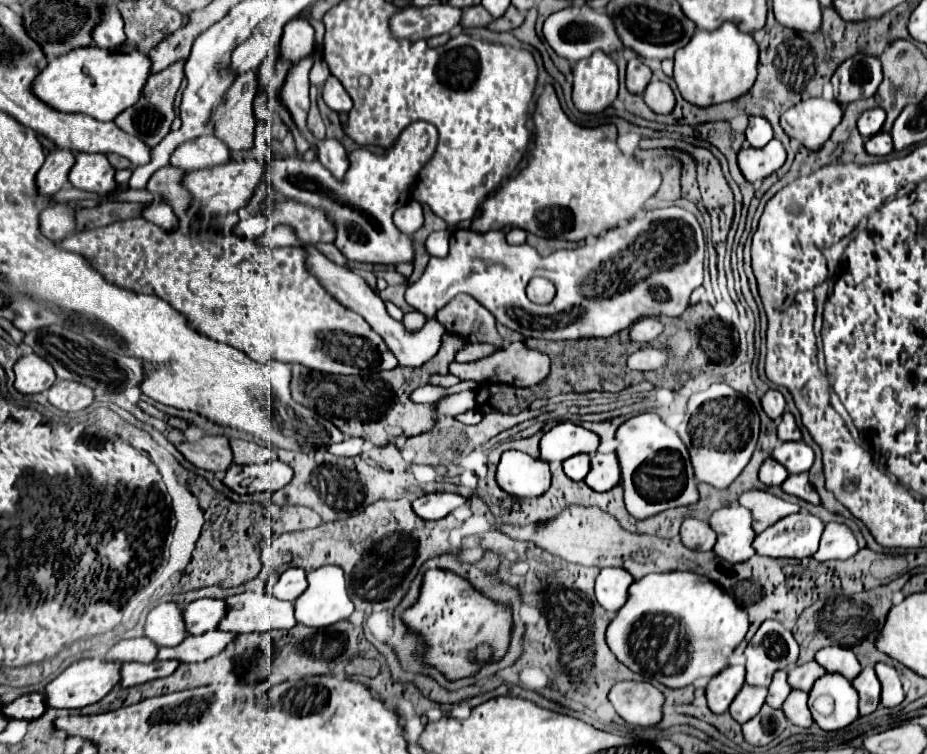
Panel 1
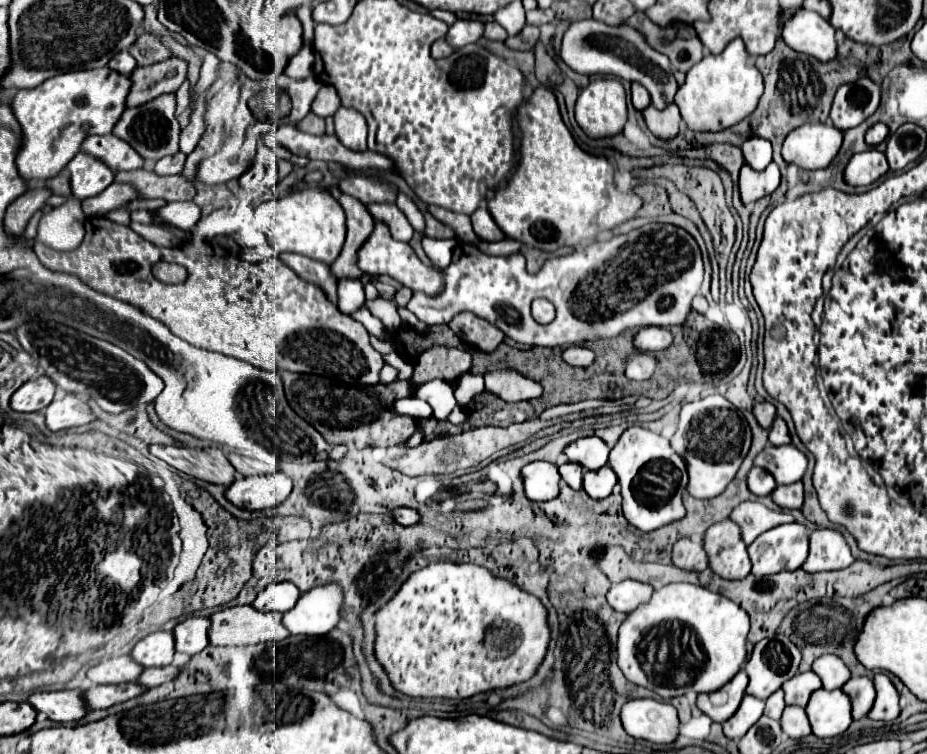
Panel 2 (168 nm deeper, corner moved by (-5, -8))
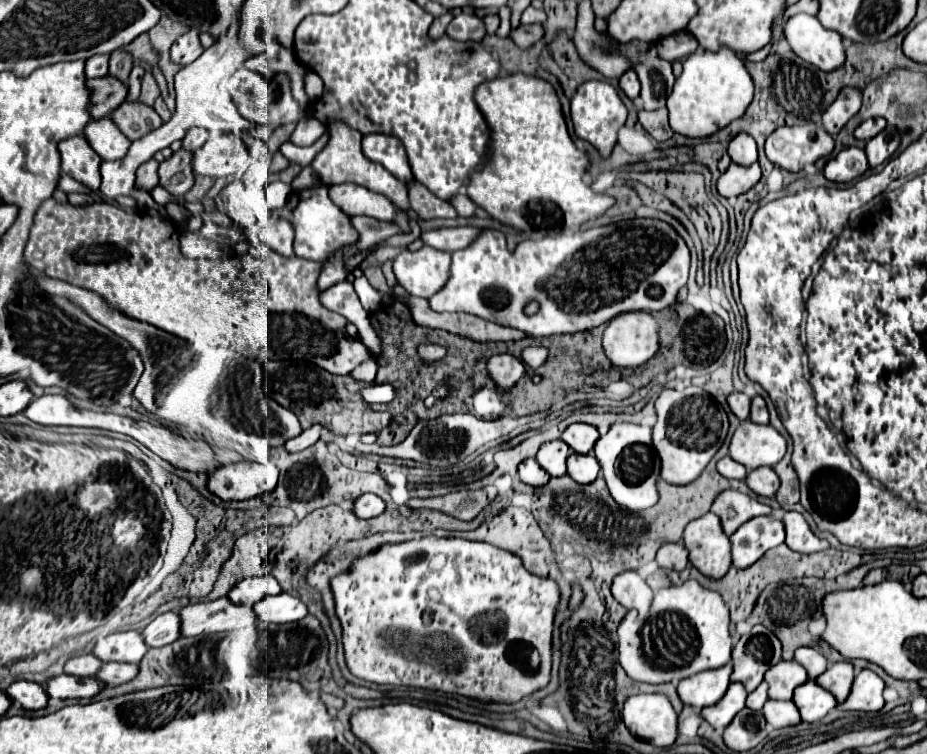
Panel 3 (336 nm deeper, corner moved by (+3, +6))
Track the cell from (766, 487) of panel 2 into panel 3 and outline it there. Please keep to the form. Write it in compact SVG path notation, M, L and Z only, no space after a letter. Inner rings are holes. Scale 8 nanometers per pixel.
M724 456L720 462L718 462L718 472L726 478L738 478L738 480L746 480L748 476L748 468L742 466L740 462L732 460L730 456Z

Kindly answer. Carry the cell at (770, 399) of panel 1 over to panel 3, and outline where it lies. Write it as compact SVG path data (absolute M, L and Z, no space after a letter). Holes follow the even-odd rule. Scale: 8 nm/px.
M732 392L732 394L728 396L728 404L730 404L732 412L734 412L740 420L746 420L746 418L750 416L750 402L752 402L752 398L746 396L746 394L742 394L742 392Z

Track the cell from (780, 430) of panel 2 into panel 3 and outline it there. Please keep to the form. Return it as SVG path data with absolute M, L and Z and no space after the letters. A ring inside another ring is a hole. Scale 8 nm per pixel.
M762 396L752 398L750 420L756 422L756 424L770 424L770 414L768 414L768 408L766 408L766 402L764 402Z

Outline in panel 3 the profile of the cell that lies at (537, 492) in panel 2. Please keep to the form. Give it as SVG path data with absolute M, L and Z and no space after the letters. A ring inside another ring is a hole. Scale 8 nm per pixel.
M526 458L518 466L518 474L520 474L522 482L530 484L530 486L542 486L550 480L550 474L546 474L546 470L536 462L536 458Z

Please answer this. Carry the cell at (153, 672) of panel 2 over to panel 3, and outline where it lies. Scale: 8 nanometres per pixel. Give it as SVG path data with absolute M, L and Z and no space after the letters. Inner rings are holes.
M106 662L100 670L100 674L96 674L106 686L118 686L122 682L128 682L132 678L136 678L140 666L138 664L126 664L126 662Z

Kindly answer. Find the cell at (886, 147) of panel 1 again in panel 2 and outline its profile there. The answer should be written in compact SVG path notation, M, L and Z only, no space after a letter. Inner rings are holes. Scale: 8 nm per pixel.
M874 148L854 154L844 168L844 182L850 186L868 186L874 184L880 176L888 172L886 156Z

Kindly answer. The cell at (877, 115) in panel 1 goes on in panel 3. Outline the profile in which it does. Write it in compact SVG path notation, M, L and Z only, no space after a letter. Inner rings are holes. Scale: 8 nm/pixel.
M874 118L874 120L864 120L856 130L854 130L854 136L858 140L870 140L874 138L878 132L882 132L886 126L886 120L884 118Z

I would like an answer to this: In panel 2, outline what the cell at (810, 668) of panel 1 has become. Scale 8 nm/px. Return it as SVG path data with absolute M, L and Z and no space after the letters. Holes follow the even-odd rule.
M812 670L804 672L804 674L796 674L786 684L782 684L786 704L802 706L802 708L808 704L810 694L814 690L818 690L818 688L822 688L822 682L820 682L820 678Z

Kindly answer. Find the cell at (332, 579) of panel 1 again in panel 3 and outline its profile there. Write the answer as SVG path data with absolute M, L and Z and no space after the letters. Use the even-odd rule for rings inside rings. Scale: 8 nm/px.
M282 592L278 596L264 598L256 606L256 612L258 612L260 620L264 620L264 622L286 624L286 622L302 620L308 614L308 608L306 608L306 604L298 596Z

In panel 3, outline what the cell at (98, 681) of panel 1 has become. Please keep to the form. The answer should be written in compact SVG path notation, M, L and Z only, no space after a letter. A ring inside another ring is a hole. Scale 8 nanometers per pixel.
M18 680L14 682L6 694L20 702L24 708L28 710L40 710L40 708L46 708L48 706L48 694L46 694L46 688L44 684L38 684L38 682L30 682L30 680Z

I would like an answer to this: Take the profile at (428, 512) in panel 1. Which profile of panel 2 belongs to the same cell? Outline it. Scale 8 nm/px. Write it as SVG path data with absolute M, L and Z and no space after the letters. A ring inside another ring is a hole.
M398 508L398 510L392 512L392 516L394 516L394 520L398 520L398 524L402 524L402 526L412 526L412 524L416 524L416 522L420 520L418 512L416 512L416 510L410 510L410 508Z

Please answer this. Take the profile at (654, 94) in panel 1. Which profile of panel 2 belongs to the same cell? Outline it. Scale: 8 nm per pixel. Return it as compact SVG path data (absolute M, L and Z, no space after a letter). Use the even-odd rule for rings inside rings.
M670 104L666 110L656 110L654 106L648 106L644 112L644 120L648 130L660 138L660 140L672 140L678 136L680 126L682 126L682 118L680 112L676 108L676 104Z

